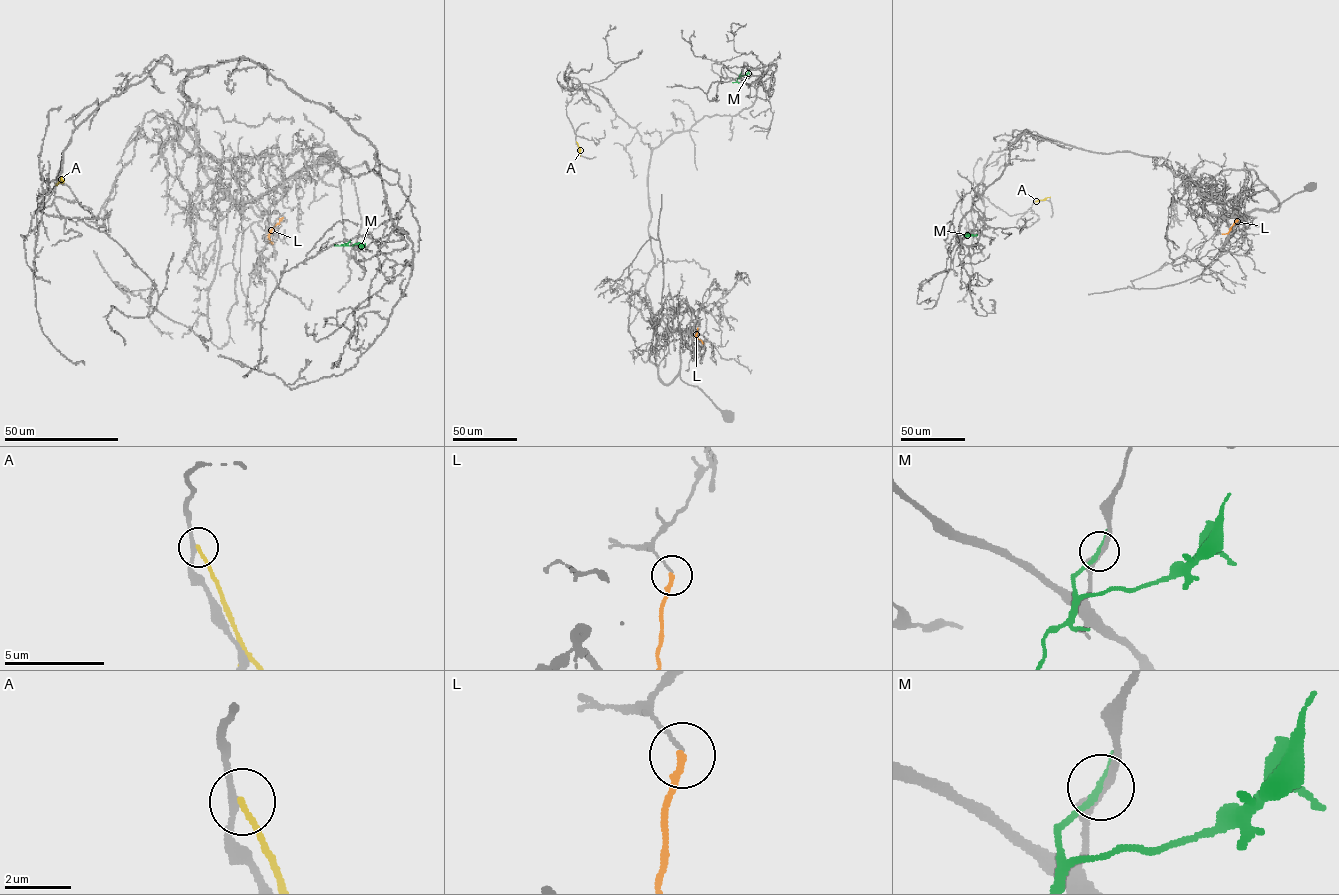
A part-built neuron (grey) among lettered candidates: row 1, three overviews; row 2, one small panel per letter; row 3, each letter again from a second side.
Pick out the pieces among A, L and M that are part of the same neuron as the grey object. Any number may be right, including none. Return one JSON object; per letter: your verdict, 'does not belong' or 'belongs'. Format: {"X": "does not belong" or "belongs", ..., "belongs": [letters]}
{"A": "does not belong", "L": "does not belong", "M": "does not belong", "belongs": []}

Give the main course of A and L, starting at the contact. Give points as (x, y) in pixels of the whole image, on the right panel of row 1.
A: (1035, 201), (1050, 196)
L: (1221, 234), (1227, 233), (1238, 220)

